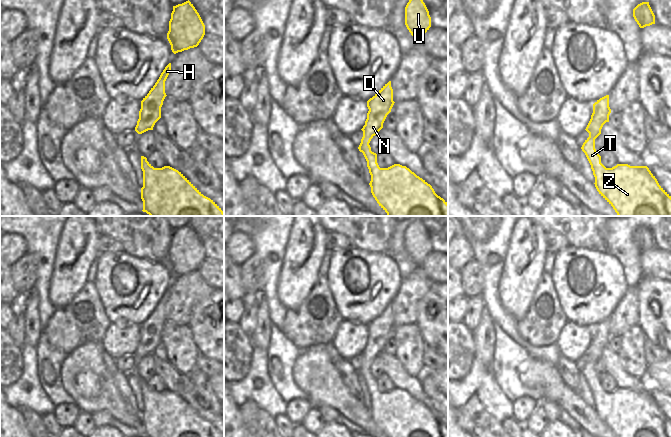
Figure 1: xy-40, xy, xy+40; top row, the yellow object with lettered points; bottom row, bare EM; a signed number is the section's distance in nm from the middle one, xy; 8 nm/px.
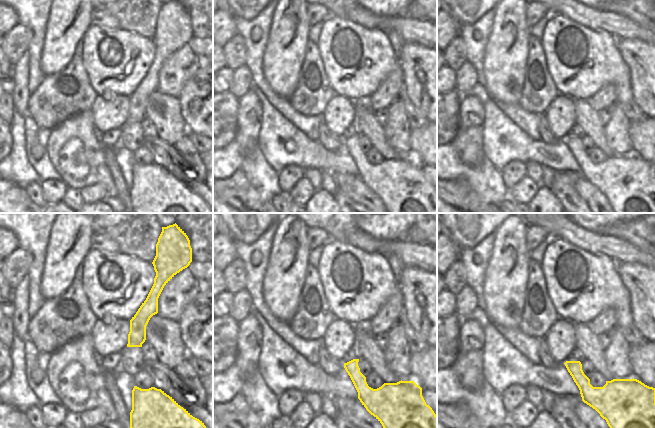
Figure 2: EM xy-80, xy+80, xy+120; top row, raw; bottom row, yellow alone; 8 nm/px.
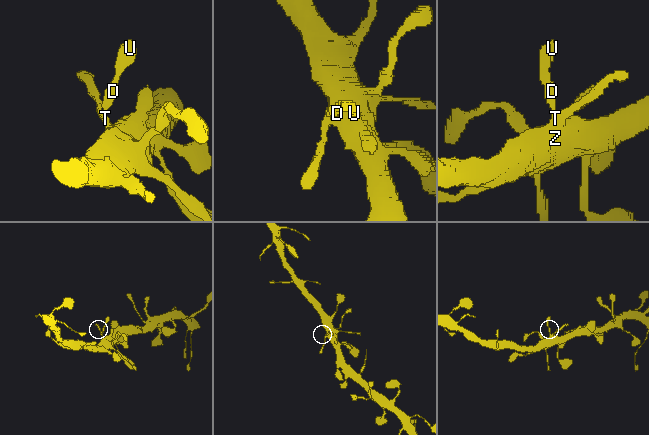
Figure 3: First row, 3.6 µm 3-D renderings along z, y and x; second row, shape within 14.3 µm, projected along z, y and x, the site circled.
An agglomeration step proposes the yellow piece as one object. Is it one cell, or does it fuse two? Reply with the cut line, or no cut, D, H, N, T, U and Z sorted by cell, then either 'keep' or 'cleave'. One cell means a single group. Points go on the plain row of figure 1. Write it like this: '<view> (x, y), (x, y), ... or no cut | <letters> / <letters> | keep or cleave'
no cut | D H N T U Z | keep

